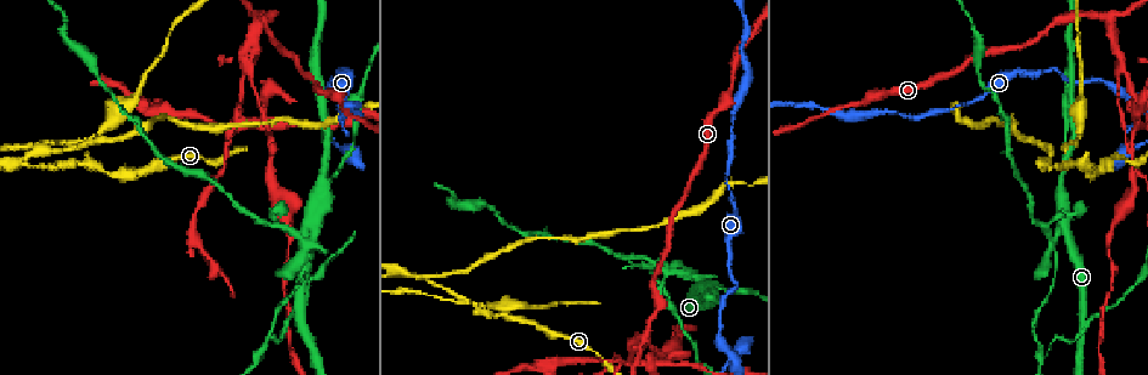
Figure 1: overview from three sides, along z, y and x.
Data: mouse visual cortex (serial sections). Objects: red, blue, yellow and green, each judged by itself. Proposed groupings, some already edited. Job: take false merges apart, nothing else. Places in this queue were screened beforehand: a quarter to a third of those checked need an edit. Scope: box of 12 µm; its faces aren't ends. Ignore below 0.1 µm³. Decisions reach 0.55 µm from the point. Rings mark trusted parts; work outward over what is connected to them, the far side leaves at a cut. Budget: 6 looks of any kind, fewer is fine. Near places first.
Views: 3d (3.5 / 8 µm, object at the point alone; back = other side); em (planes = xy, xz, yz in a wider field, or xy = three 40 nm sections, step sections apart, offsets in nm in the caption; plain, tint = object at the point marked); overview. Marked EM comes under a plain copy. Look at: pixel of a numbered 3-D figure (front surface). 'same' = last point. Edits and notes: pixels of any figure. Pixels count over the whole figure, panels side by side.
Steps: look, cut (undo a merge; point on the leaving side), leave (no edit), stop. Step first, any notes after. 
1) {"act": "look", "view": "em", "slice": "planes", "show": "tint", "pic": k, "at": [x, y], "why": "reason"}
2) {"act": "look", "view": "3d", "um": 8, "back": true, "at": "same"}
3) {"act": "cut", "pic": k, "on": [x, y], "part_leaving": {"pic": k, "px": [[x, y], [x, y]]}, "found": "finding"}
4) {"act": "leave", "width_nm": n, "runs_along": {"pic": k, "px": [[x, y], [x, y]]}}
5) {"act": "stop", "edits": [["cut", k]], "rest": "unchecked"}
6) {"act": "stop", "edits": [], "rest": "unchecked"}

{"act": "look", "view": "3d", "um": 3.5, "pic": 1, "at": [648, 332], "why": "three arms meet"}

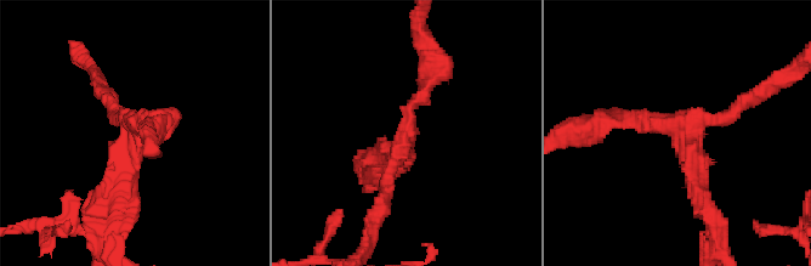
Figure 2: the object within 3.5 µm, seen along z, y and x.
{"act": "look", "view": "em", "slice": "xy", "step": 1, "show": "tint", "pic": 2, "at": [136, 127], "arms": 3, "arm_widths_nm": [200, 200, 300]}

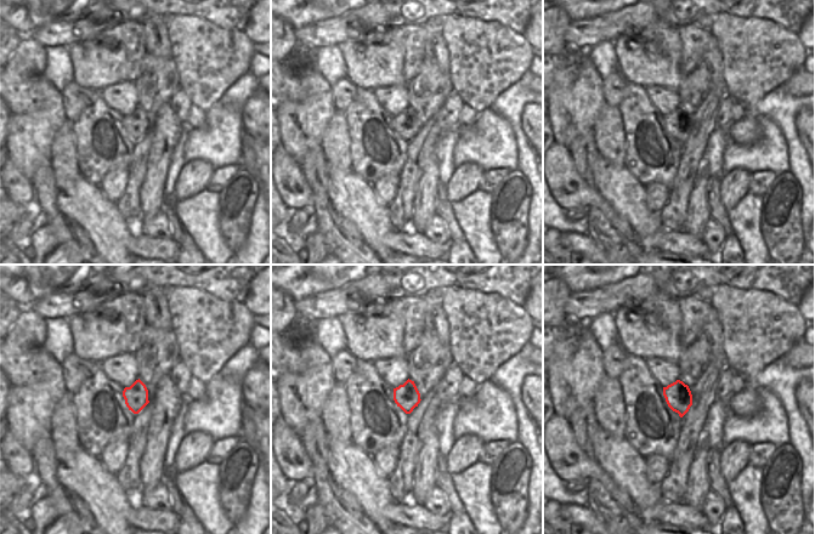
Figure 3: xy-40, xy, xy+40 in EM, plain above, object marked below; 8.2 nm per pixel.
{"act": "cut", "pic": 2, "on": [131, 175], "part_leaving": {"pic": 2, "px": [[131, 137], [94, 231]]}, "found": "two cells meet here"}

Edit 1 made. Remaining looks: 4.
{"act": "look", "view": "overview", "why": "see it whole again"}

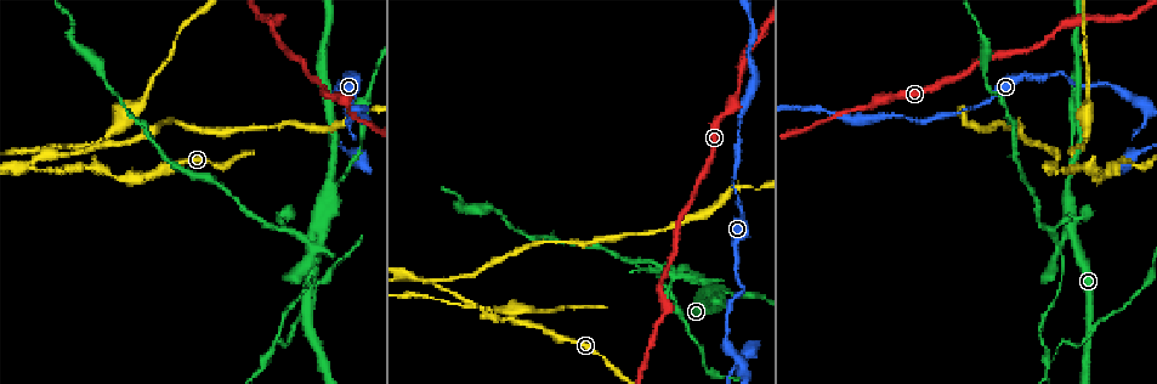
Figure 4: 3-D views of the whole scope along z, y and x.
{"act": "look", "view": "3d", "um": 3.5, "pic": 4, "at": [1065, 75], "why": "sharp bend"}

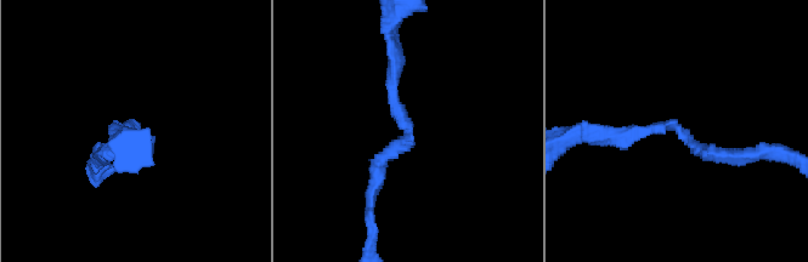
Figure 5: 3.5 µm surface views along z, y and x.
{"act": "look", "view": "em", "slice": "xy", "step": 5, "show": "tint", "pic": 5, "at": [674, 126], "arm_widths_nm": [200, 200], "why": "now the EM"}

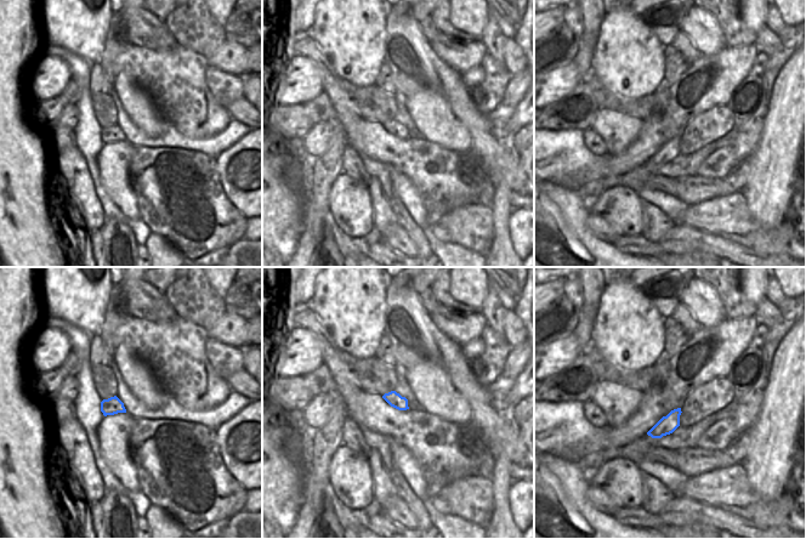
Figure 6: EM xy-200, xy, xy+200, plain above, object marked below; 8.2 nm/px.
{"act": "leave", "runs_along": {"pic": 5, "px": [[595, 135], [677, 127], [699, 151], [735, 154]]}, "found": "one cell here"}

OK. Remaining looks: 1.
{"act": "stop", "edits": [["cut", 2]], "rest": "unchecked"}

